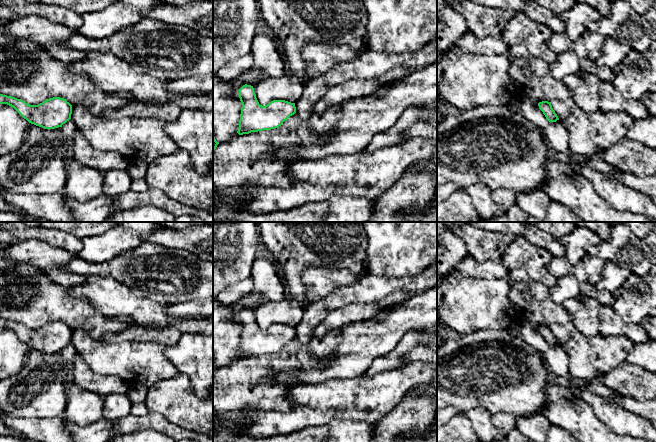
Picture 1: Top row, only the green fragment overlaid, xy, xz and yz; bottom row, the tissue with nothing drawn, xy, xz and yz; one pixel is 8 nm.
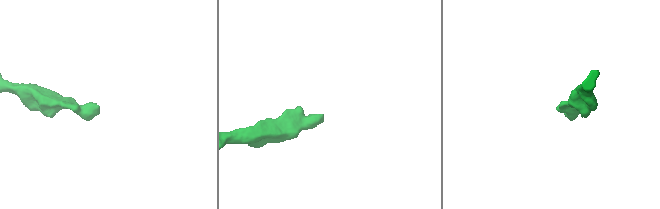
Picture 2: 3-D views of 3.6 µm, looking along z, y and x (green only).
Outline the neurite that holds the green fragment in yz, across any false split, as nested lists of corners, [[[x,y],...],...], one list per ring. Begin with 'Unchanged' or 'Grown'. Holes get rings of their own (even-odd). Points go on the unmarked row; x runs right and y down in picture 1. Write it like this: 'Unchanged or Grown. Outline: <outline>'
Unchanged. Outline: [[[542,325],[538,327],[538,330],[549,346],[556,346],[559,344],[557,338],[552,332],[551,326]]]

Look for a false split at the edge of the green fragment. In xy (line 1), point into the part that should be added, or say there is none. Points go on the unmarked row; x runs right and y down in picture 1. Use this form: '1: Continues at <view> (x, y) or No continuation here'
1: No continuation here

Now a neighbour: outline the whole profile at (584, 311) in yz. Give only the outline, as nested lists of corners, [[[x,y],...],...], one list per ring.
[[[581,295],[579,298],[569,298],[562,303],[571,316],[575,328],[585,336],[599,334],[599,311],[601,304],[596,300]]]

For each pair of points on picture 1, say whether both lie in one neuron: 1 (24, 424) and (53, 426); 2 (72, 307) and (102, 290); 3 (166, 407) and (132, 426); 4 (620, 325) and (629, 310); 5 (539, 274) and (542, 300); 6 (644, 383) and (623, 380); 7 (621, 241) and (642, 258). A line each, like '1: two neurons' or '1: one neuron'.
1: one neuron
2: two neurons
3: two neurons
4: two neurons
5: two neurons
6: one neuron
7: one neuron

